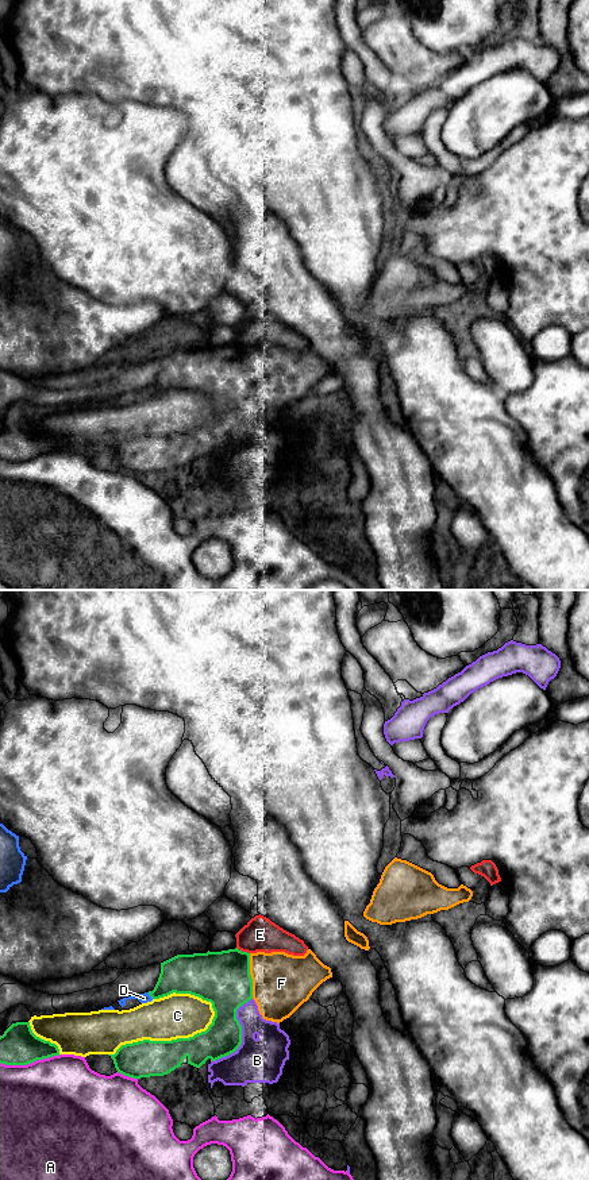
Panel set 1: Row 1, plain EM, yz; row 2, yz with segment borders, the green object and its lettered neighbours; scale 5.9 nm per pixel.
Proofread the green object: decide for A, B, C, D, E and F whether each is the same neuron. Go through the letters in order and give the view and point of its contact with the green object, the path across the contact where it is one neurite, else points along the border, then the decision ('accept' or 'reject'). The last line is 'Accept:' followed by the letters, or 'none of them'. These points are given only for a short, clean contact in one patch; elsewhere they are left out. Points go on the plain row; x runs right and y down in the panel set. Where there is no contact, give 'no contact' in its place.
A: yz (30, 458) | reject
B: yz (241, 430) | reject
C: yz (169, 436) | reject
D: yz (150, 390) | reject
E: yz (243, 347) | reject
F: yz (250, 371) | accept
Accept: F

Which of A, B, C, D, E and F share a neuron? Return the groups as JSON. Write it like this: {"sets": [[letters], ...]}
{"sets": [["A"], ["B"], ["C"], ["D"], ["E"], ["F"]]}

